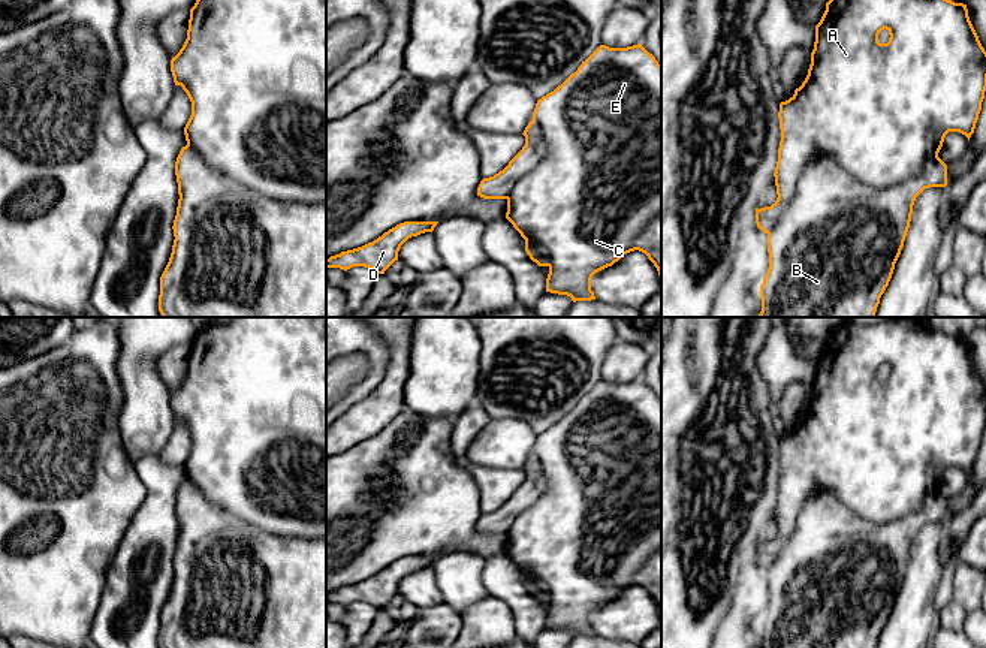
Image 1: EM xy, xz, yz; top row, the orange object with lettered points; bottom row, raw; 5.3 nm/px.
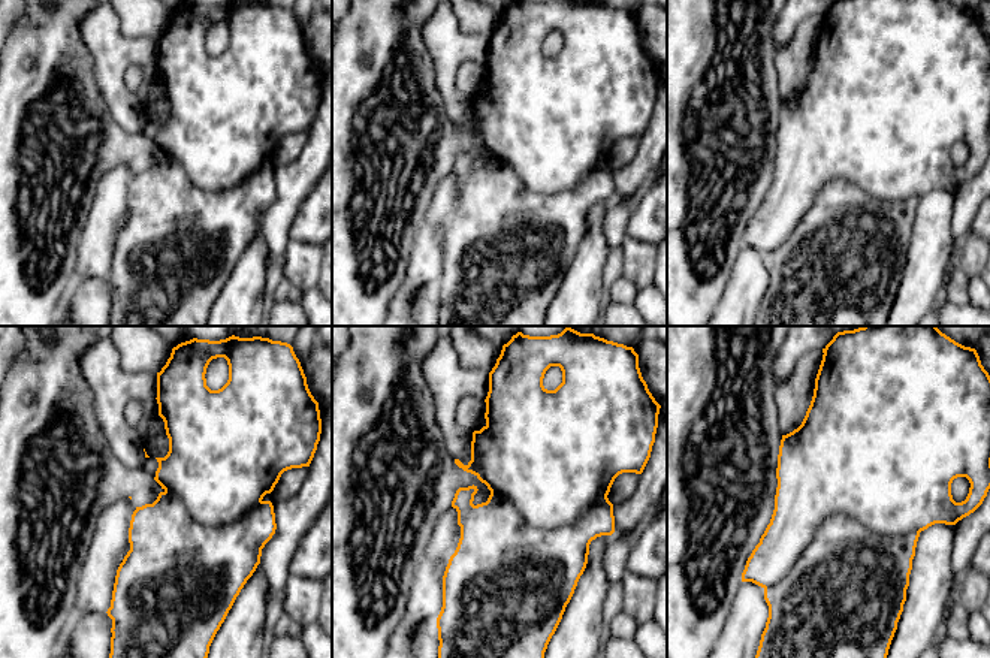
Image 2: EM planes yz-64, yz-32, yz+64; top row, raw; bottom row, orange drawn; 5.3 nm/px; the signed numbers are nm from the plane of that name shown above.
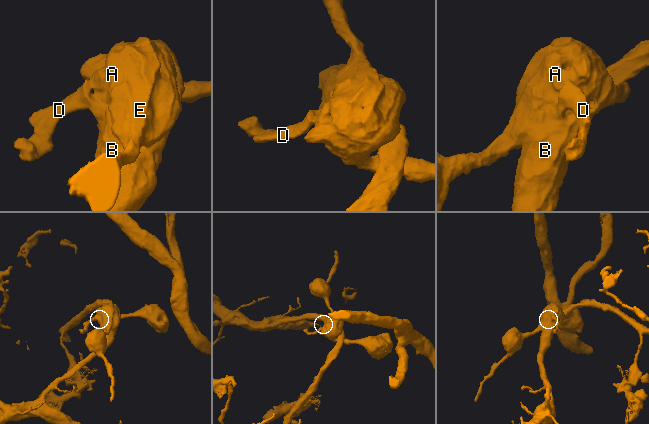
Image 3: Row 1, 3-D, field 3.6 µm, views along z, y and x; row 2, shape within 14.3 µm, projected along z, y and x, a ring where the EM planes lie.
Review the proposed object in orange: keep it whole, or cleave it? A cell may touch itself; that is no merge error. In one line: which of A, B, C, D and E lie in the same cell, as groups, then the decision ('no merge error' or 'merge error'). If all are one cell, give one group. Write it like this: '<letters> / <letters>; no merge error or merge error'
A C E / B D; merge error

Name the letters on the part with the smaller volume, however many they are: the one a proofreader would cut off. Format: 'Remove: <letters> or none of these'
Remove: A, C, E

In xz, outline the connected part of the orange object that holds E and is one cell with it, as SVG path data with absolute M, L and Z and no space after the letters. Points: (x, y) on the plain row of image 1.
M640 379L627 383L600 380L561 421L537 435L533 455L542 462L546 492L524 510L509 530L506 554L525 578L537 578L546 585L549 591L546 627L567 630L573 638L595 635L591 626L592 611L634 587L636 572L661 548L661 401Z

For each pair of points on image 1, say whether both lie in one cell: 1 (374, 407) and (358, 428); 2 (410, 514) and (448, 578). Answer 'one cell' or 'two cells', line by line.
1: one cell
2: two cells

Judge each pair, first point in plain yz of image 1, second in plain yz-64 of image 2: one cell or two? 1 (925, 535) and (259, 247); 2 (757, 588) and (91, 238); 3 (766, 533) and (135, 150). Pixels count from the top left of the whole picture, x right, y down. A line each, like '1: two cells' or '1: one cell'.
1: one cell
2: one cell
3: two cells

